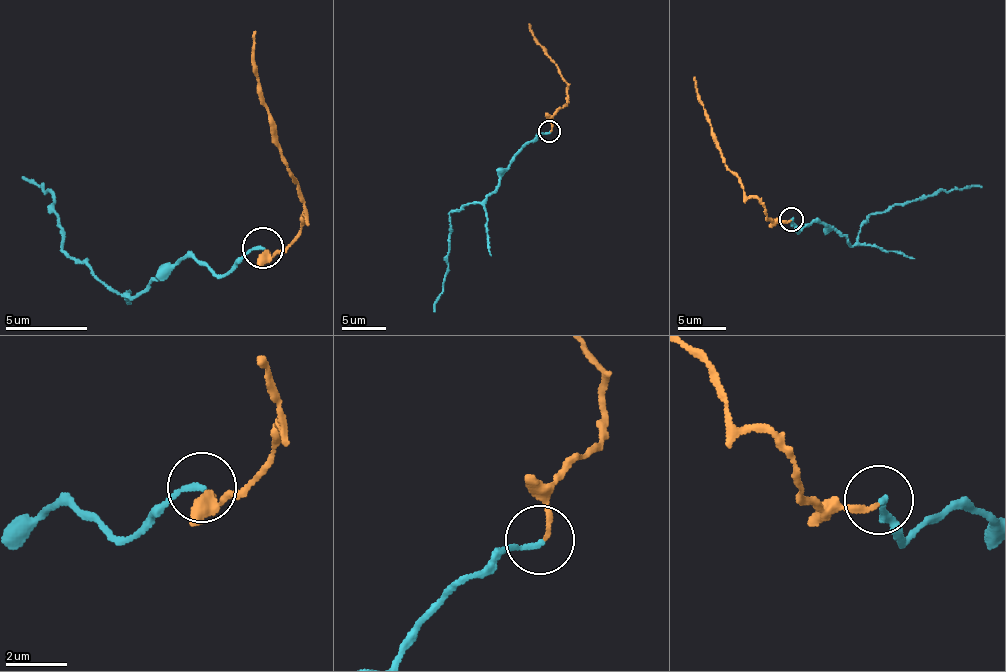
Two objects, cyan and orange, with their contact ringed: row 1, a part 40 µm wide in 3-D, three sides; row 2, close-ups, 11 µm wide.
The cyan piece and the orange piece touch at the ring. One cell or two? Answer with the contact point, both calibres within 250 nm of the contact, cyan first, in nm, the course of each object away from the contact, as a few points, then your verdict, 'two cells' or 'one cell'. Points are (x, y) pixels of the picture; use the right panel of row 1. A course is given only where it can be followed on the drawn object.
place (791, 219); calibres 170 and 160 nm; course cyan (790, 219), (791, 226), (798, 232), (823, 221), (852, 245), (870, 215), (937, 195), (941, 190), (981, 185); course orange (790, 220), (772, 221), (763, 204), (744, 193), (741, 180), (724, 163), (694, 78); one cell

